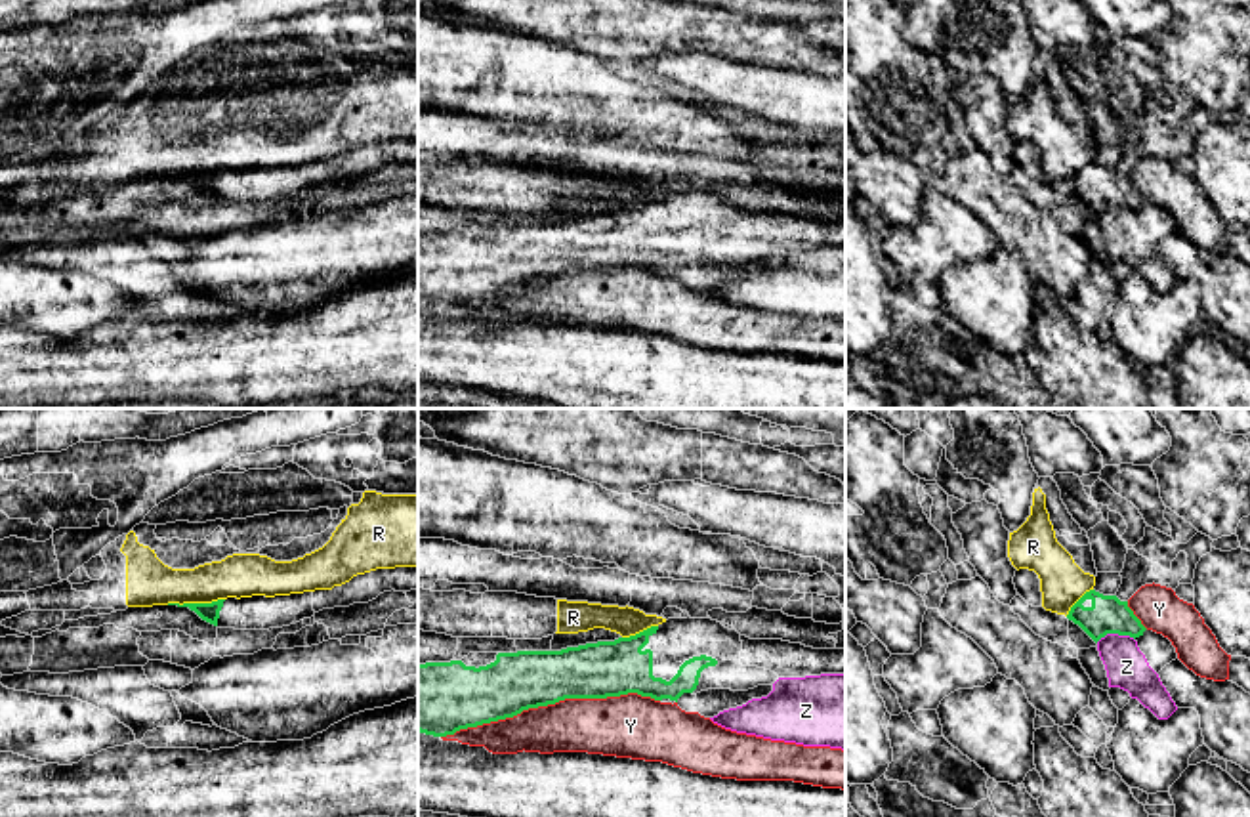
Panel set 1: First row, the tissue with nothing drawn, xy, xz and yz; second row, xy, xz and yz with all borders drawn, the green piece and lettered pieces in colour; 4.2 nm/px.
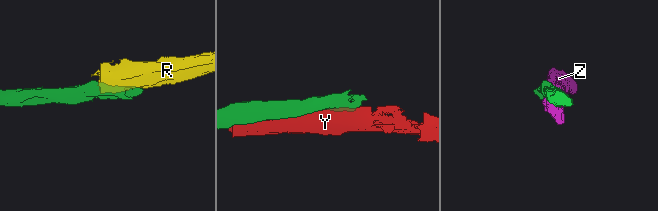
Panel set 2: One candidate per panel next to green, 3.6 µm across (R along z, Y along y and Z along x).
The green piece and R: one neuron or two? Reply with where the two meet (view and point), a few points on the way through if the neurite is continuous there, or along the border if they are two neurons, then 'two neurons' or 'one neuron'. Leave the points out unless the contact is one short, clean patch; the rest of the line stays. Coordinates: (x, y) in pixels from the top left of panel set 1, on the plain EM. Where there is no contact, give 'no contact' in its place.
xy (195, 176) | two neurons

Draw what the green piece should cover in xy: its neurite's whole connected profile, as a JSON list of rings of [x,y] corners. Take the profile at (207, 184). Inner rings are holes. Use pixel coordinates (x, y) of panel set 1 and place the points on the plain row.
[[[418,139],[376,141],[353,149],[332,162],[315,162],[290,168],[252,168],[227,170],[212,176],[168,176],[189,179],[202,193],[218,200],[235,202],[269,202],[296,197],[315,189],[323,181],[349,179],[353,176],[368,176],[384,164],[418,162]]]

